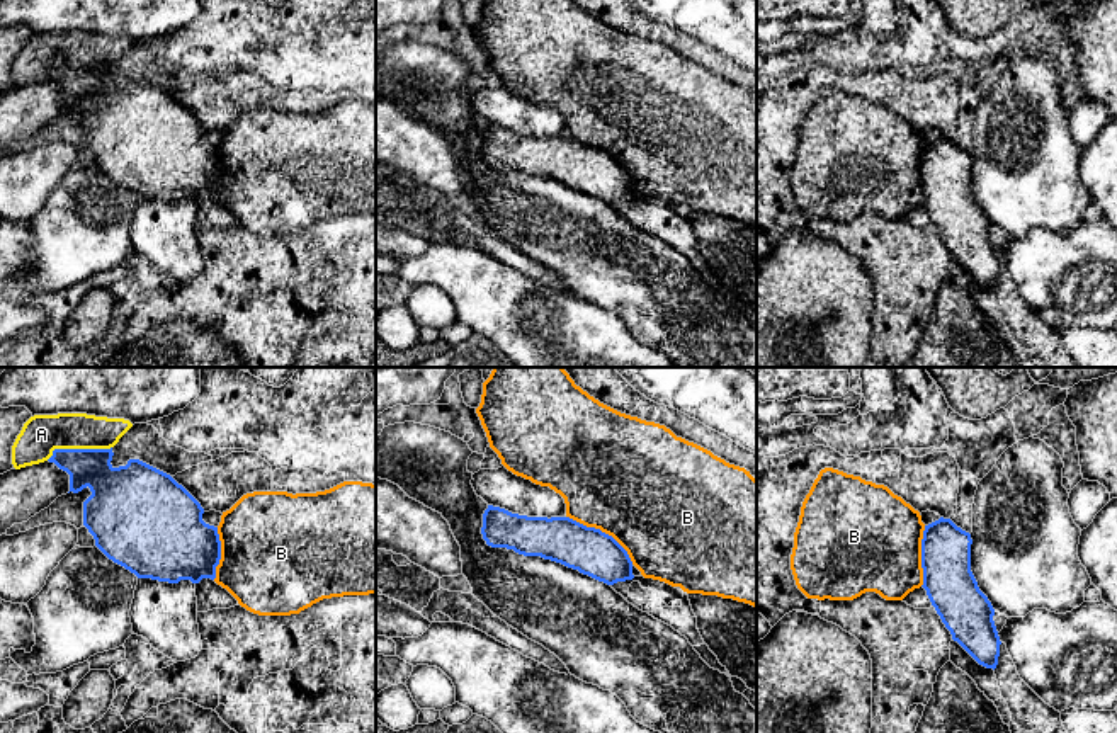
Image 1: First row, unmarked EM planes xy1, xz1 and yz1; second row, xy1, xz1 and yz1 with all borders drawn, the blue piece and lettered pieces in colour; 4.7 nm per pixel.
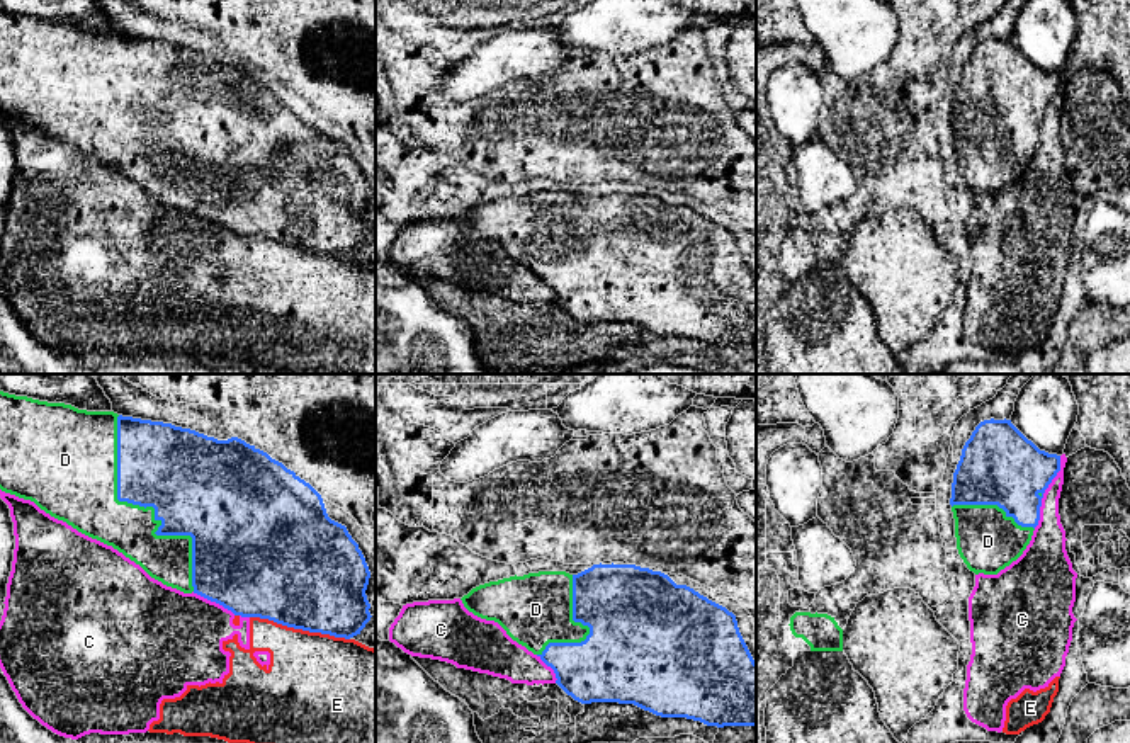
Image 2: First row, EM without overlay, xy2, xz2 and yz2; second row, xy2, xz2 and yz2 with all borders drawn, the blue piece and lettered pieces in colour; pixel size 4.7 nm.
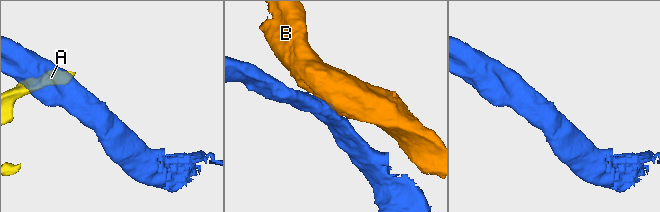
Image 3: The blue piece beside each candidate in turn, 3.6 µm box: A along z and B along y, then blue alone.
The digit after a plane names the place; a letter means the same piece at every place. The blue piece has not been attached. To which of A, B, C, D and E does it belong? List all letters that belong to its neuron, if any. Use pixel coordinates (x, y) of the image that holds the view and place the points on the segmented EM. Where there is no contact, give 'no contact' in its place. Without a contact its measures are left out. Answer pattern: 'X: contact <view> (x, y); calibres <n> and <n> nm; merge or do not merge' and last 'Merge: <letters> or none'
A: contact xy1 (77, 449); calibres 200 and 190 nm; do not merge
B: contact xz1 (601, 531); calibres 220 and 500 nm; do not merge
C: contact yz2 (1044, 492); calibres 360 and 170 nm; do not merge
D: contact xy2 (150, 505); calibres 480 and 240 nm; merge
E: contact xy2 (299, 628); calibres 500 and 440 nm; do not merge
Merge: D

